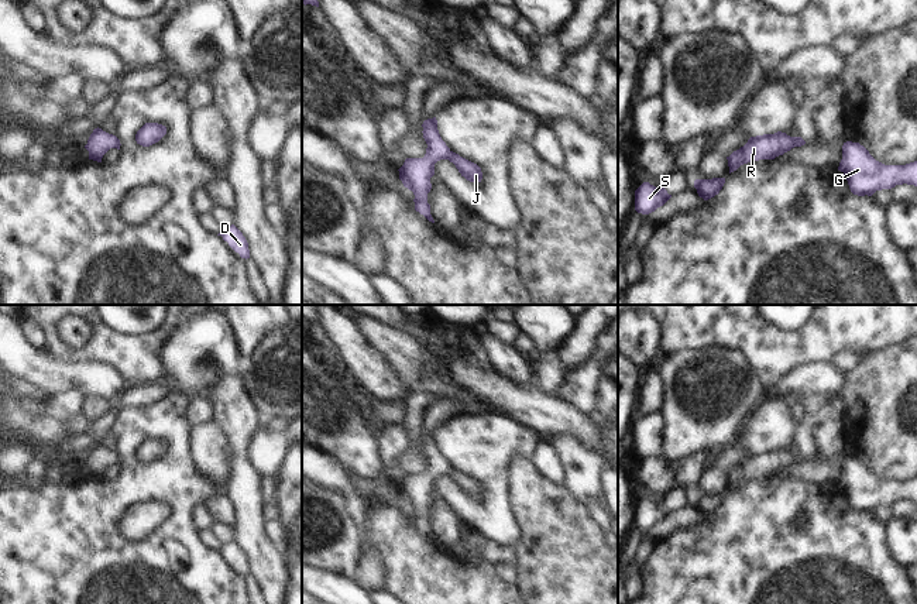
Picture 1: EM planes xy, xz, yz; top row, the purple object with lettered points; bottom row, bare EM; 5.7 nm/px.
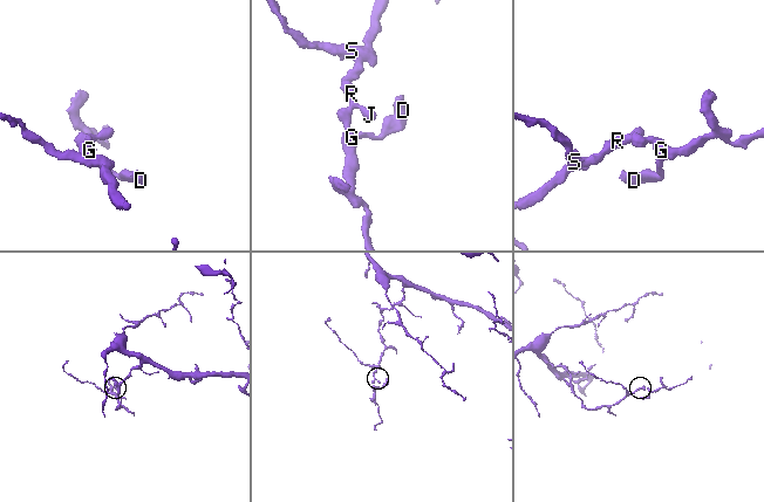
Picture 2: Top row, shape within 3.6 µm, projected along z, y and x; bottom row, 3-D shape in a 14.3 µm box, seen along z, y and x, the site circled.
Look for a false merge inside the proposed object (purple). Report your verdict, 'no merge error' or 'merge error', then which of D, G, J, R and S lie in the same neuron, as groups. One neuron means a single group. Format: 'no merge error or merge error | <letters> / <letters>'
no merge error | D G J R S

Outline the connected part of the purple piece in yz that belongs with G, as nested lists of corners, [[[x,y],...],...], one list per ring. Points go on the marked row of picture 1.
[[[852,141],[842,145],[838,171],[846,176],[851,192],[858,196],[872,196],[876,191],[903,183],[917,186],[917,161],[906,165],[885,165],[863,145]]]

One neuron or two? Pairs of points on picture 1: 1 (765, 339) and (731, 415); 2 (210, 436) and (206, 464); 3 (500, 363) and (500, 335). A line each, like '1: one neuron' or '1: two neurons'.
1: two neurons
2: one neuron
3: two neurons

